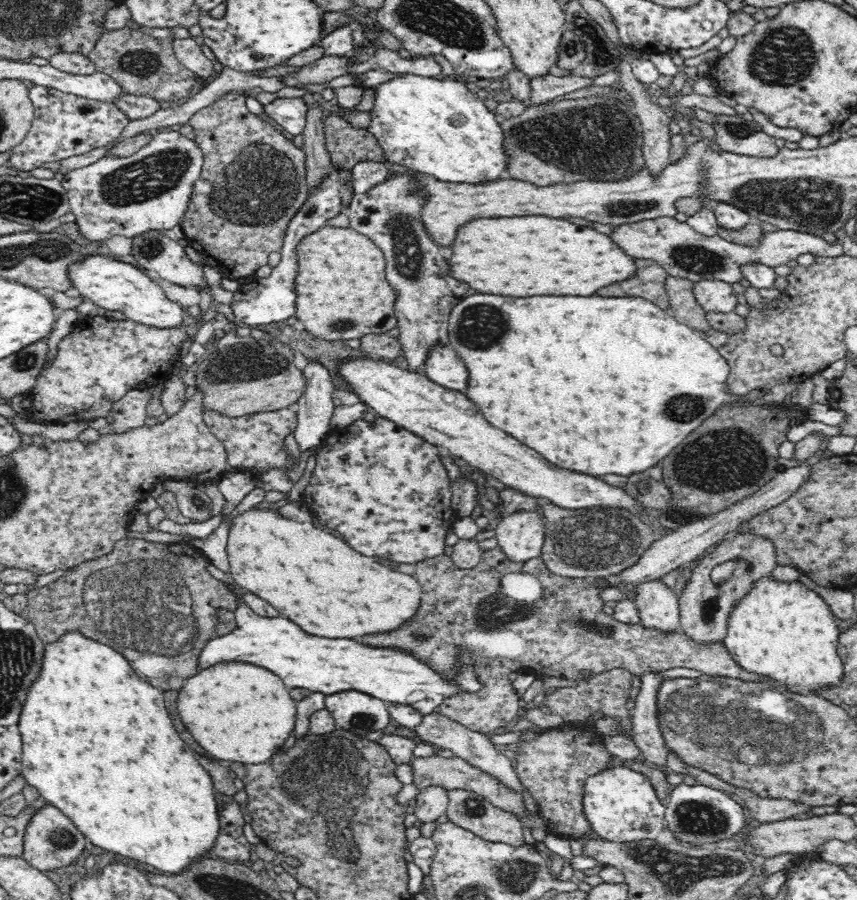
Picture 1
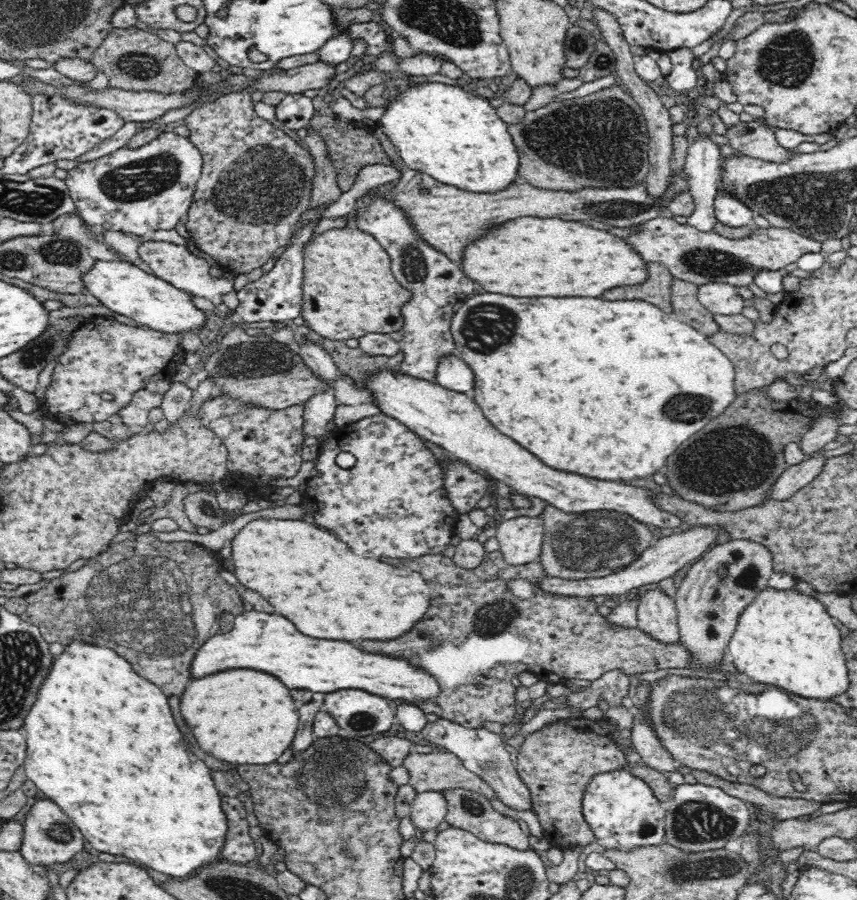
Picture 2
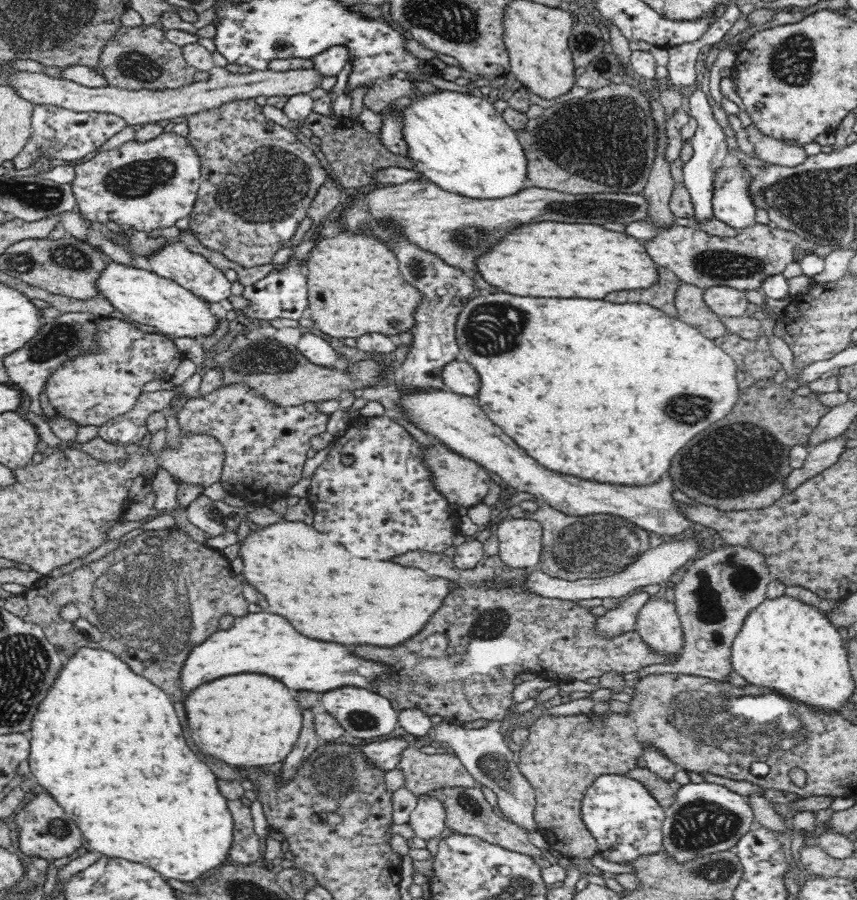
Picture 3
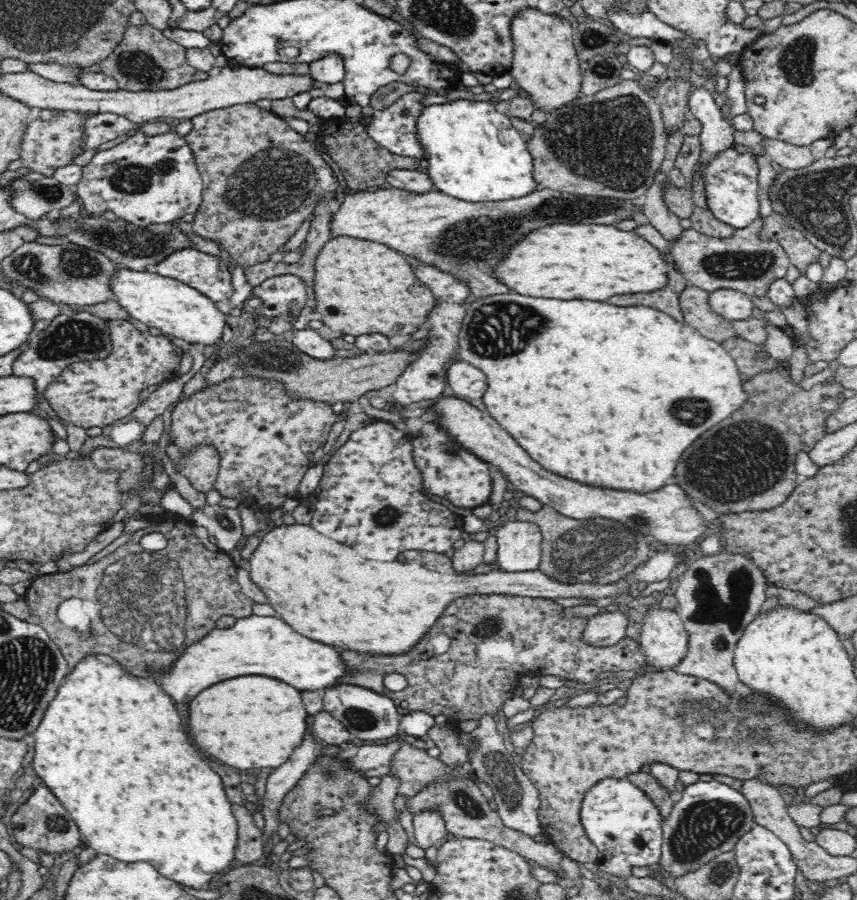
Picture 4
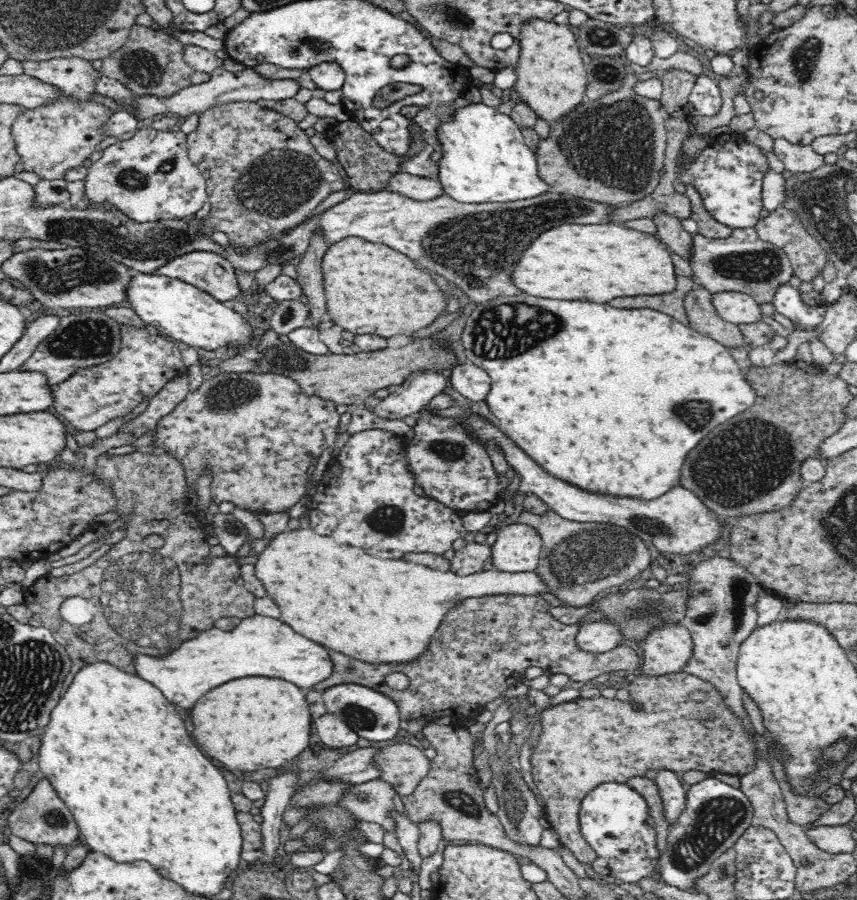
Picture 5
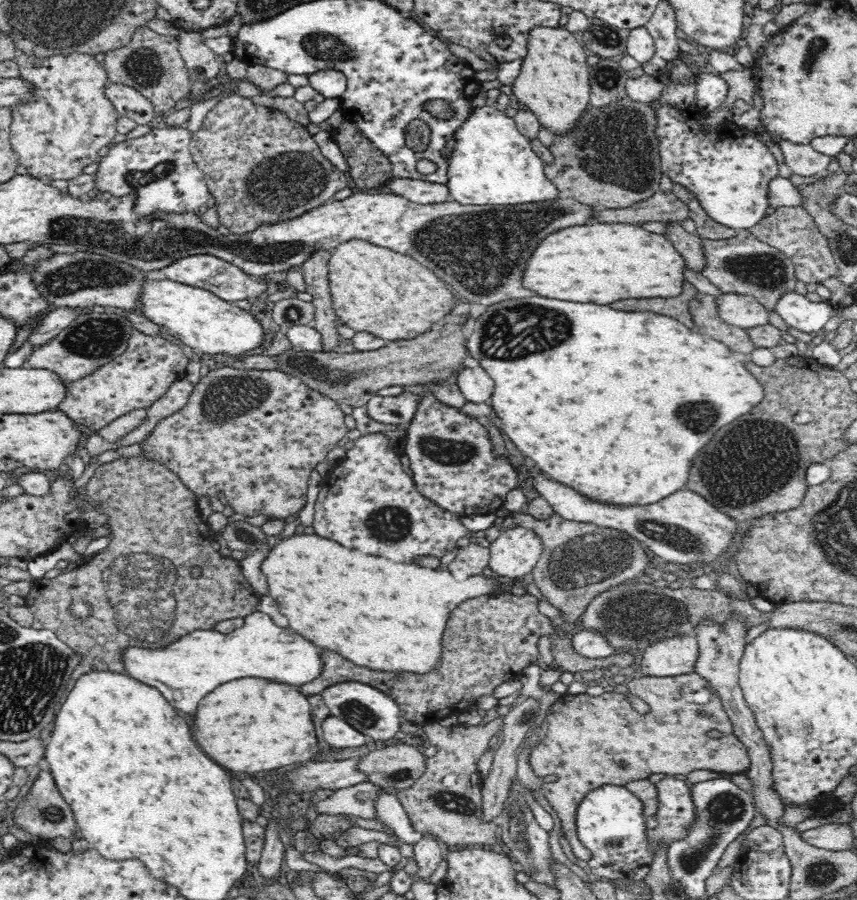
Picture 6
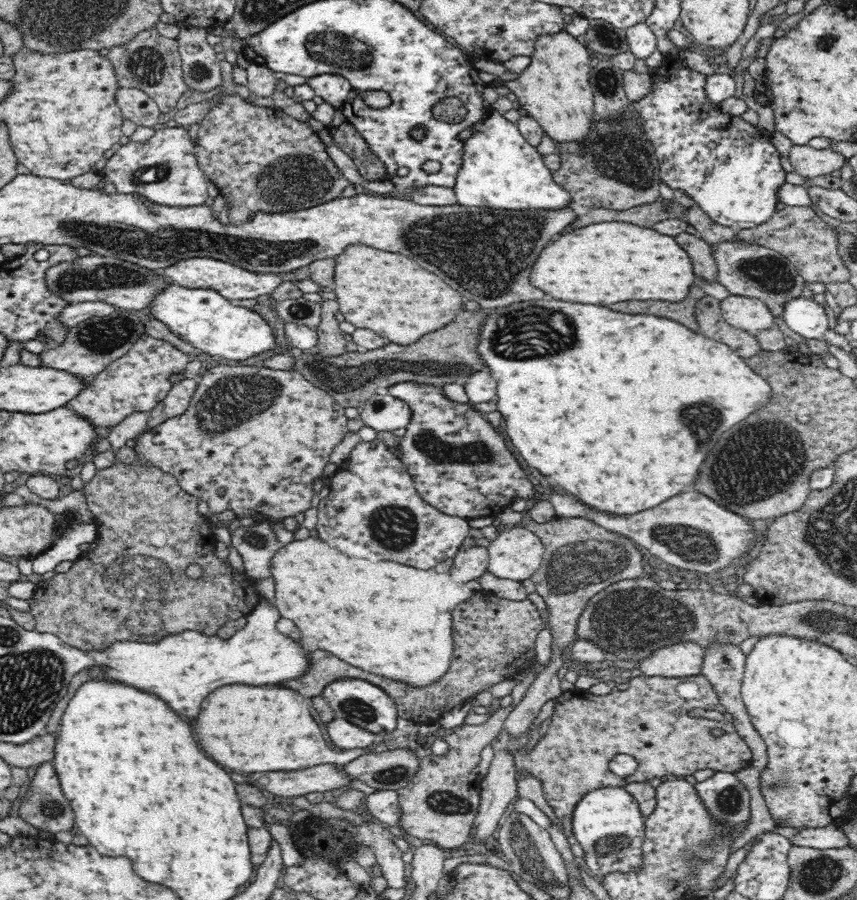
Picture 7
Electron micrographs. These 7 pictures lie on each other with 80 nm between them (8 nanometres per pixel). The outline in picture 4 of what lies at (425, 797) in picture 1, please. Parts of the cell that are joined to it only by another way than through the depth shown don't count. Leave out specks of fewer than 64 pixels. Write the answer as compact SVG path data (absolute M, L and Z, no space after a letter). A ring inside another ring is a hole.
M433 808L420 810L420 812L414 812L412 815L414 834L419 846L422 849L434 845L439 846L447 834L444 815Z

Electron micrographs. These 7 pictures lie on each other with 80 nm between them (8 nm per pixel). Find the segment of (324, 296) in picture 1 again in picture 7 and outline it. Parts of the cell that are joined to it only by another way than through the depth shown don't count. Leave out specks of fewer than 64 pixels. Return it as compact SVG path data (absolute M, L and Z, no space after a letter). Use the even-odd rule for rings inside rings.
M352 244L334 258L334 288L329 291L338 305L341 320L352 323L356 329L365 328L379 334L389 343L412 345L434 330L453 322L464 302L462 295L448 286L444 280L404 254L388 252L366 246Z

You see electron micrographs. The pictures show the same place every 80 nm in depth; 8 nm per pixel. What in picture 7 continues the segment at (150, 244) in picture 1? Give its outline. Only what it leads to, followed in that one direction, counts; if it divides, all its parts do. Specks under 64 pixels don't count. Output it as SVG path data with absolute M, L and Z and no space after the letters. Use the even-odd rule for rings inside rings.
M198 256L186 260L179 260L172 266L162 269L162 273L170 278L171 282L186 286L188 288L210 289L220 293L222 297L230 300L246 300L246 298L258 298L262 294L270 294L274 292L274 288L282 282L291 280L306 280L310 276L308 267L298 268L295 271L287 273L253 273L246 269L234 266L229 262L208 258L206 256Z

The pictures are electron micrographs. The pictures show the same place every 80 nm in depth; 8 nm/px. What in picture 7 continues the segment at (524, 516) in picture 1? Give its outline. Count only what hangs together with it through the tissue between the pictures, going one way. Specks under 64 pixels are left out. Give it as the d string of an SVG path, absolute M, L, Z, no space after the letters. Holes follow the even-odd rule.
M511 526L506 528L506 531L499 532L496 539L490 542L487 550L490 556L488 572L498 578L520 582L532 577L532 574L540 567L545 554L541 538L526 527L518 526Z

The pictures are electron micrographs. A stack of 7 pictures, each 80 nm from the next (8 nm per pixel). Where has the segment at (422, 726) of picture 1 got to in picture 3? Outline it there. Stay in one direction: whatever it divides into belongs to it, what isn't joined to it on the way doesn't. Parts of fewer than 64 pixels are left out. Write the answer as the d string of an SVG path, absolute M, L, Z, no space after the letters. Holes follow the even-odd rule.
M442 720L432 724L428 730L429 740L436 741L441 747L447 746L461 760L466 770L485 787L491 788L498 799L497 811L508 821L532 831L537 828L533 818L536 797L534 789L526 777L520 773L518 765L514 762L514 754L504 742L500 732L500 721L492 721L483 728L466 728L464 725L455 725Z

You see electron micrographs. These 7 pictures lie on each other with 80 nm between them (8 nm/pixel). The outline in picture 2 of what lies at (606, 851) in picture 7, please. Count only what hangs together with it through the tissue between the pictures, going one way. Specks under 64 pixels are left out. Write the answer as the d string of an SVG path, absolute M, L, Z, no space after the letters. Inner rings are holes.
M622 770L595 774L583 794L583 815L598 844L604 848L632 850L636 846L656 846L665 835L665 807L650 785L635 774Z

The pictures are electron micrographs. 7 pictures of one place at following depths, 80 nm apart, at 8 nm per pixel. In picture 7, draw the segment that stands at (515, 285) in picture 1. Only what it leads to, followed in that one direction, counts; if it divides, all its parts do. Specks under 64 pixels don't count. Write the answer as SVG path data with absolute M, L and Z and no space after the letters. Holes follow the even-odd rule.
M607 216L604 220L606 222L576 228L560 234L556 240L550 240L532 268L530 284L558 300L600 306L610 306L624 300L680 302L686 298L695 274L688 253L680 248L674 238L651 228L616 222L613 216Z

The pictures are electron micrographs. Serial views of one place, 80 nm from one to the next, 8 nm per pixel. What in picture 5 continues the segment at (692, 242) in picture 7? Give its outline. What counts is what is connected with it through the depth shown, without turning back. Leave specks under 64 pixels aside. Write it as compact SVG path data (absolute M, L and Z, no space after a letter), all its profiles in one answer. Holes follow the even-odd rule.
M656 211L651 219L656 226L657 236L671 250L680 254L684 259L686 259L686 256L690 256L688 252L690 252L690 246L692 246L692 235L680 225L680 218L664 211Z

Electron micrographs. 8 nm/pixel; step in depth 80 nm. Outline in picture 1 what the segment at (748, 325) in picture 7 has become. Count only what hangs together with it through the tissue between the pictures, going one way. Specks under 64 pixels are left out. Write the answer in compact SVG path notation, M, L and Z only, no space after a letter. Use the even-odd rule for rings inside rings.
M696 280L692 293L705 312L730 312L737 304L732 286L721 280Z

